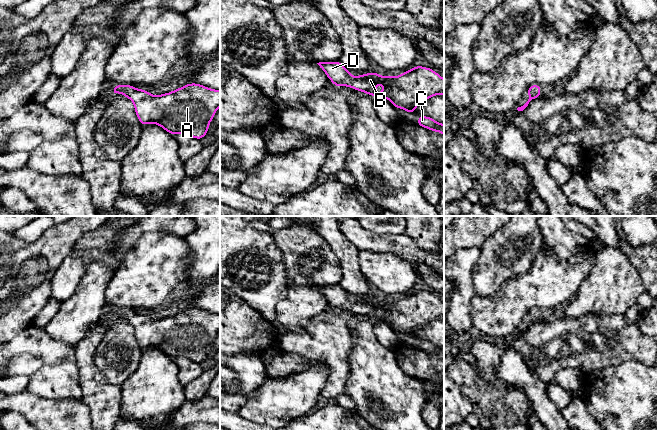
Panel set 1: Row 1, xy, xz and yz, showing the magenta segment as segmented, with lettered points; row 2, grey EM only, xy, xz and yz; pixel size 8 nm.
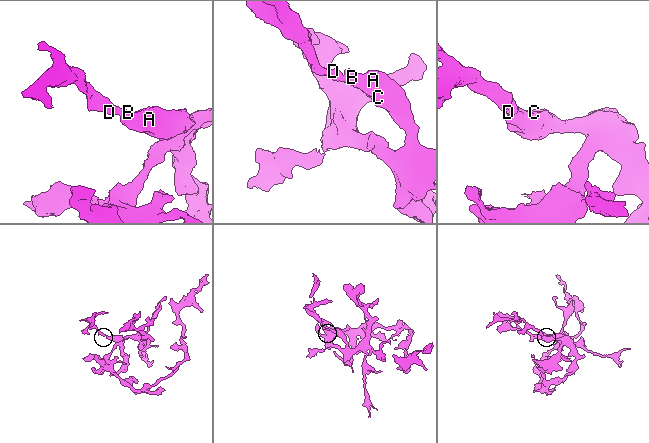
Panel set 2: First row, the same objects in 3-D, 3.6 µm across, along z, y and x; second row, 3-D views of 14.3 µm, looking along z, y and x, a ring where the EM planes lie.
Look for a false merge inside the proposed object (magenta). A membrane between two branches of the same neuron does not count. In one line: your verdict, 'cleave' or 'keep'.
keep

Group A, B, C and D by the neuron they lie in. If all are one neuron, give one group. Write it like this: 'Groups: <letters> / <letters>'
Groups: A B C D

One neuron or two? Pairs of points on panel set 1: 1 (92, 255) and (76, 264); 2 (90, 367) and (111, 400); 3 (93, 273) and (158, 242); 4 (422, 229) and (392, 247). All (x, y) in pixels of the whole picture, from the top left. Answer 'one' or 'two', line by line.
1: one
2: one
3: two
4: two

